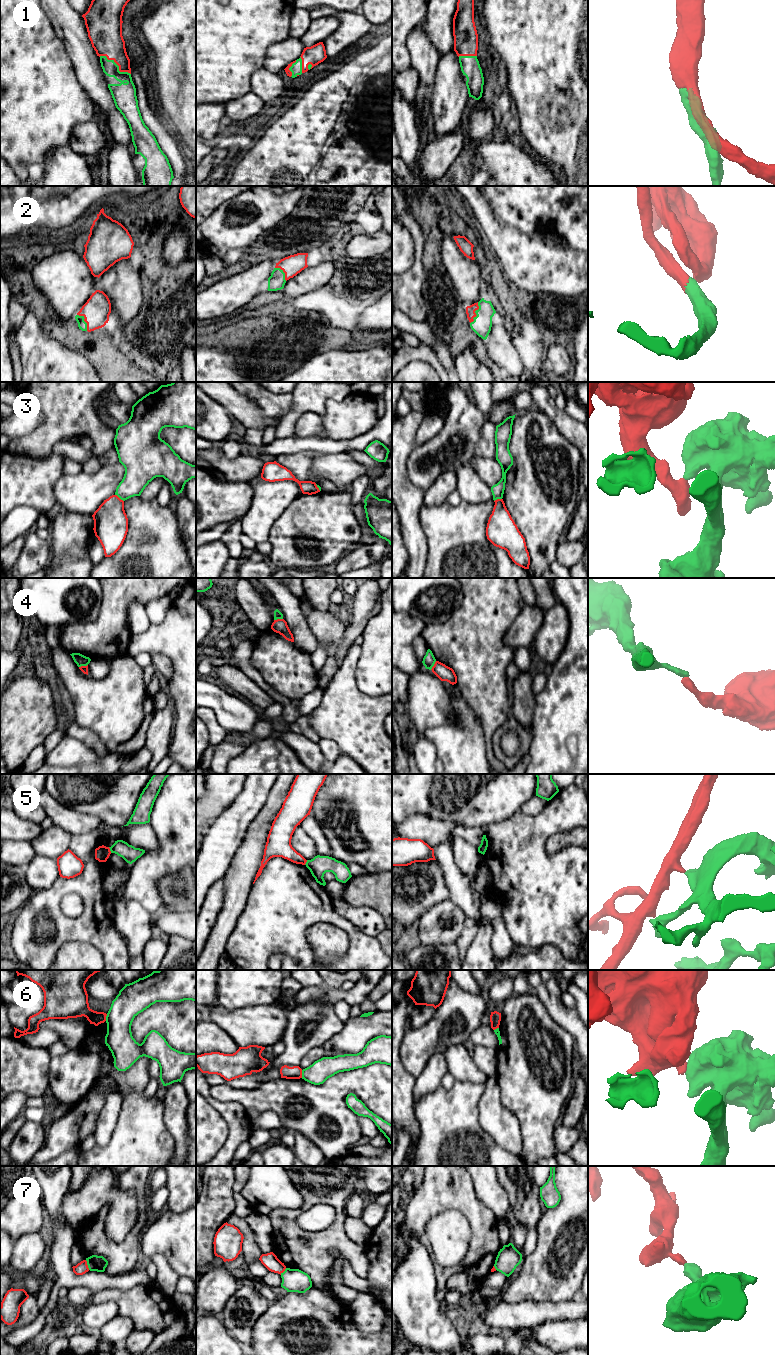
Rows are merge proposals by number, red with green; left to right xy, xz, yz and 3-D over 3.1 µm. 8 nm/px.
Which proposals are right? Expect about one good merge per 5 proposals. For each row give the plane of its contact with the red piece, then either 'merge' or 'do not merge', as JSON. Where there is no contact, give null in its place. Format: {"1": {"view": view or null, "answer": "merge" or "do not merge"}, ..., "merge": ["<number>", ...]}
{"1": {"view": "xy", "answer": "merge"}, "2": {"view": "yz", "answer": "merge"}, "3": {"view": "xy", "answer": "do not merge"}, "4": {"view": "xz", "answer": "do not merge"}, "5": {"view": "xy", "answer": "do not merge"}, "6": {"view": "xz", "answer": "do not merge"}, "7": {"view": "xy", "answer": "do not merge"}, "merge": ["1", "2"]}

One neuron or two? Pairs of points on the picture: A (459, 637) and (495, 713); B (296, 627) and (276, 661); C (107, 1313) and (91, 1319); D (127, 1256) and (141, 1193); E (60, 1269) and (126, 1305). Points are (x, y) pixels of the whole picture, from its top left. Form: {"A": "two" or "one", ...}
{"A": "one", "B": "two", "C": "one", "D": "one", "E": "two"}

